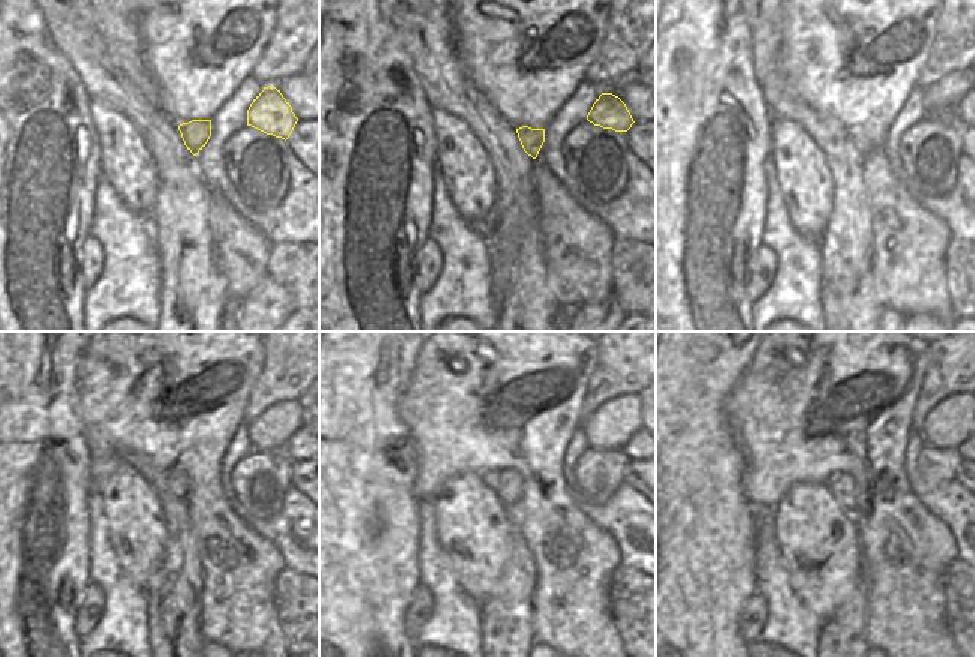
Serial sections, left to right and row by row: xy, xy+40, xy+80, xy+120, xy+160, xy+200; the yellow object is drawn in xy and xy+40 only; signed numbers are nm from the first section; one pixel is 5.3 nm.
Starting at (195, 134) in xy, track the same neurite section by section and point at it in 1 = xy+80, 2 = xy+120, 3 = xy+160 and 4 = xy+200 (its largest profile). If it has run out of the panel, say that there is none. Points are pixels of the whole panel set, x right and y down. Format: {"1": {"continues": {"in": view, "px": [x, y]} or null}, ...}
{"1": {"continues": {"in": "xy+80", "px": [857, 138]}}, "2": {"continues": {"in": "xy+120", "px": [179, 483]}}, "3": {"continues": {"in": "xy+160", "px": [507, 485]}}, "4": {"continues": {"in": "xy+200", "px": [843, 488]}}}

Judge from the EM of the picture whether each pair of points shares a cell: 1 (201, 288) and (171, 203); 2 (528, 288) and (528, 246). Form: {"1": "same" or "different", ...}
{"1": "same", "2": "same"}

